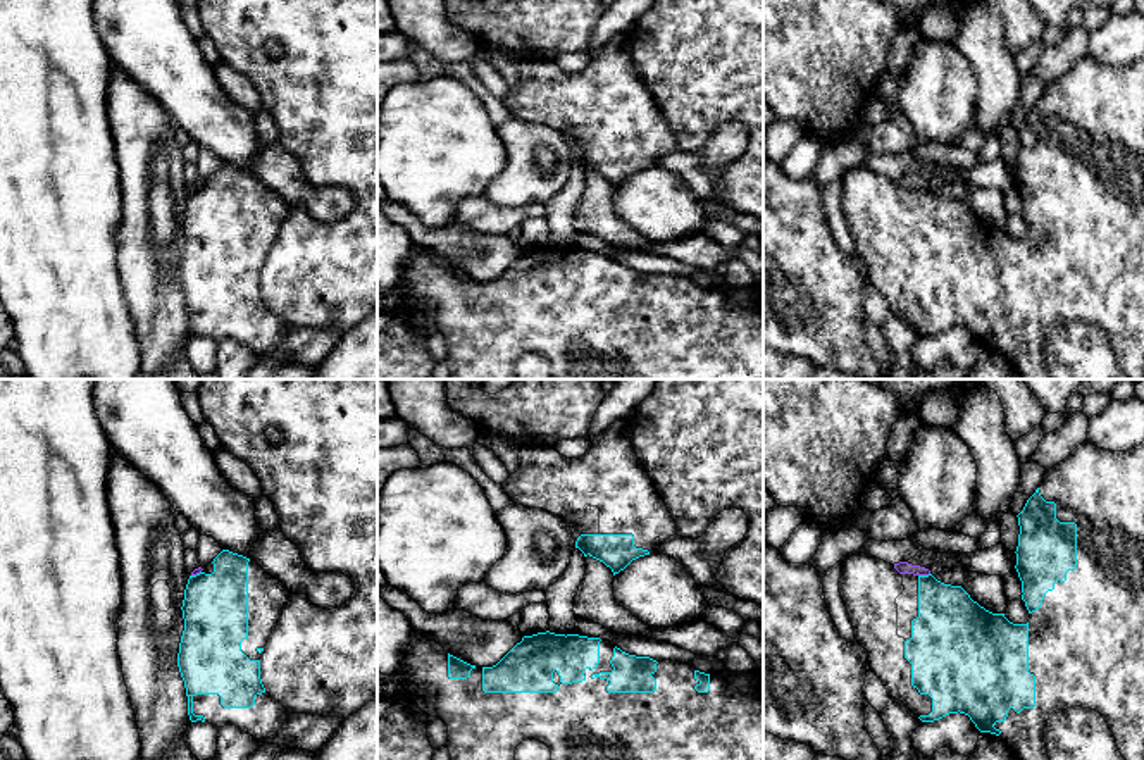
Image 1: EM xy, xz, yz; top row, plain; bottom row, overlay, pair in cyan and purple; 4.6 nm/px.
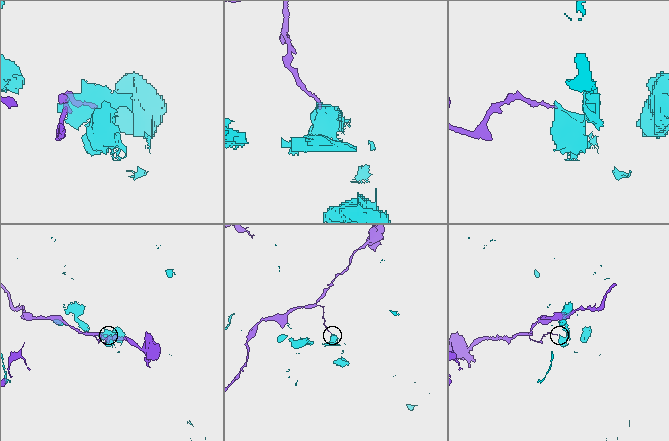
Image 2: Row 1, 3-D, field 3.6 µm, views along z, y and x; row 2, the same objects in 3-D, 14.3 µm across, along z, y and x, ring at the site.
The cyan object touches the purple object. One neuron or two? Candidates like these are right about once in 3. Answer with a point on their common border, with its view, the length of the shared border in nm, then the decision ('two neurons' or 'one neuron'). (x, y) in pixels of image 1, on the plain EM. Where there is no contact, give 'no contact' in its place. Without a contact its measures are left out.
contact yz (924, 190); length 60 nm; two neurons

